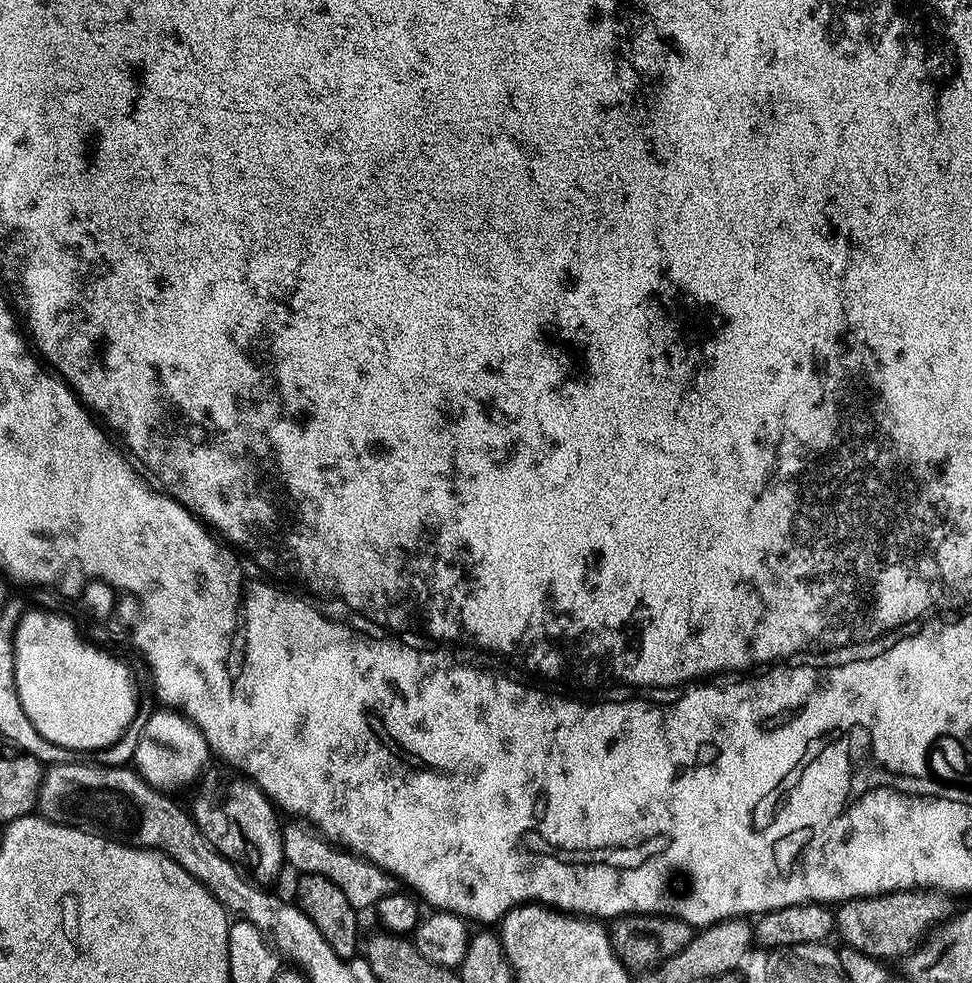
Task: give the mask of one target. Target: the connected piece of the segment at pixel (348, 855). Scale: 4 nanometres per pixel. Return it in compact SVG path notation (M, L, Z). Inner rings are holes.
M299 818L289 819L283 825L283 830L284 858L287 867L289 869L297 868L297 873L300 874L330 878L330 882L334 882L334 886L338 886L342 890L342 894L346 894L346 898L350 898L353 908L357 910L371 909L376 901L384 899L393 887L393 877L381 872L379 866L374 862L333 844L331 840L325 840L308 821Z

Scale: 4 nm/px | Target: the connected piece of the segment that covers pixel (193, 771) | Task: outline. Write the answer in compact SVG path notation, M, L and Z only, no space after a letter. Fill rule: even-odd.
M156 710L138 738L134 770L152 788L171 793L183 784L195 785L205 775L210 749L202 730L183 712Z

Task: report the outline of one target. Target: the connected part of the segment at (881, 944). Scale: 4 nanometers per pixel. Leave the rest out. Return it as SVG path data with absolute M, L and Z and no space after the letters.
M913 890L910 892L883 892L880 896L860 896L856 900L843 901L835 909L836 927L835 931L840 932L844 939L843 943L854 950L862 950L862 954L870 954L878 960L887 961L888 956L903 958L920 947L922 941L937 926L944 923L953 915L953 897L951 895L935 890Z

